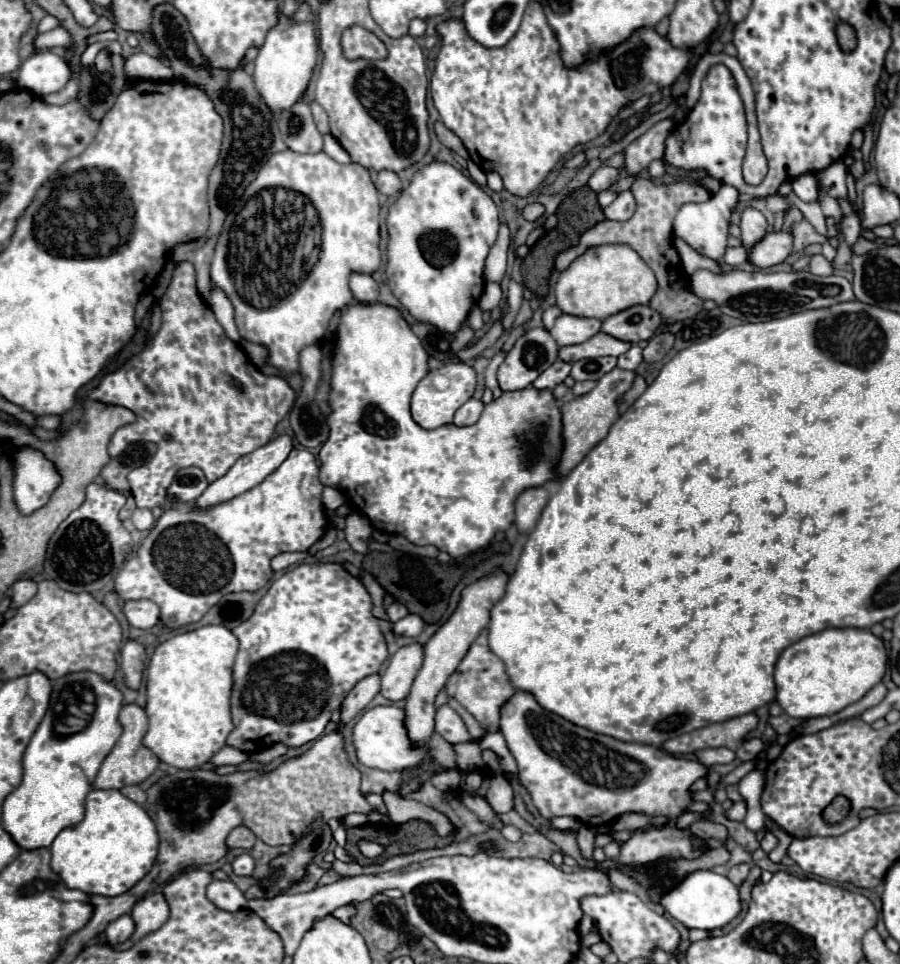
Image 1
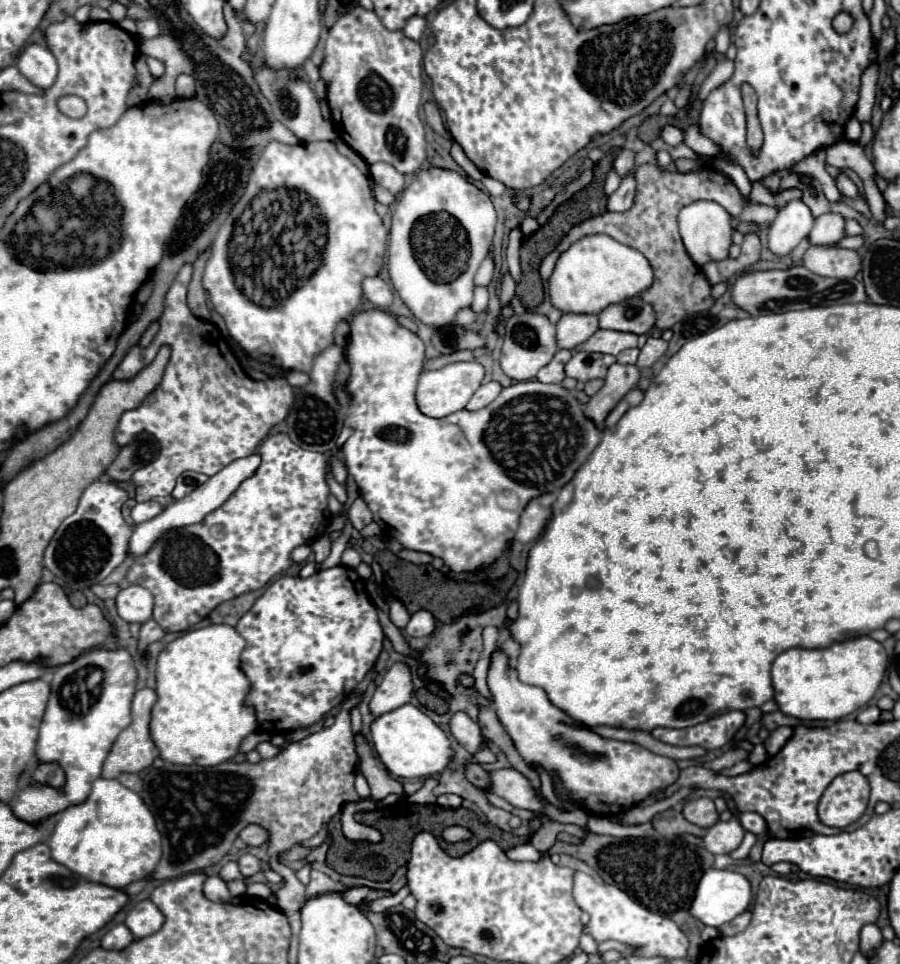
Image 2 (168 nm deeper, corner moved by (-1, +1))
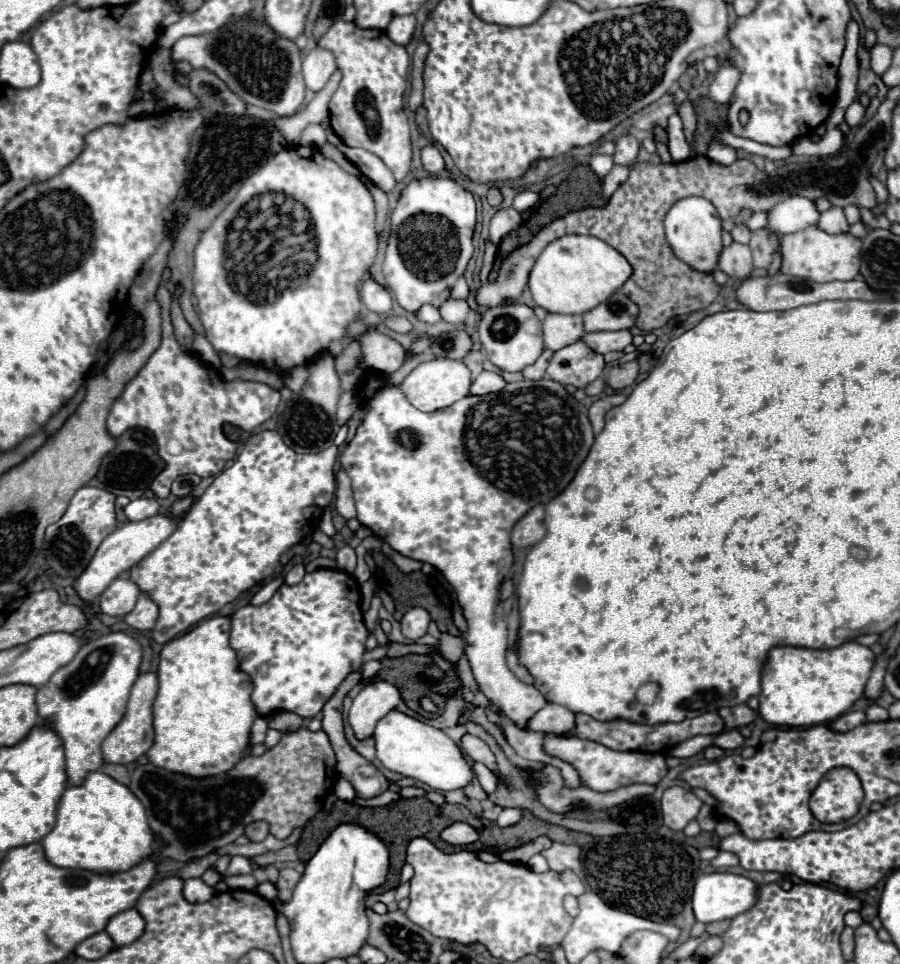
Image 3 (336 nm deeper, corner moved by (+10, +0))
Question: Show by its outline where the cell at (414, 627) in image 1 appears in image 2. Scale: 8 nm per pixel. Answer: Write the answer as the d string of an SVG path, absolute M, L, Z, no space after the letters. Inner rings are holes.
M417 611L403 629L407 637L429 637L435 631L435 619L429 611Z

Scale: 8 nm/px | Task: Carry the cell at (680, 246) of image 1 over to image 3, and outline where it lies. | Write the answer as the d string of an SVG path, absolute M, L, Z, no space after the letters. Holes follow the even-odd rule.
M732 242L730 246L726 246L720 254L720 262L718 268L722 272L726 272L732 278L748 278L752 272L752 252L746 244L738 244Z

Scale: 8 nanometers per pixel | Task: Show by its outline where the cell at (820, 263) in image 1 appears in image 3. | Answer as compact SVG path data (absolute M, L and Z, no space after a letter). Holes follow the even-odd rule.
M816 224L802 232L778 236L778 252L782 254L782 274L808 278L814 282L834 282L834 280L854 280L860 274L860 248L862 240L852 234L828 234Z

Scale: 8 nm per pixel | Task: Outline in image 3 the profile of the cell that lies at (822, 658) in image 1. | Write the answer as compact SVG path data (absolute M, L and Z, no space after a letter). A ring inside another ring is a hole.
M846 642L832 650L812 650L812 648L798 648L798 646L776 646L770 652L770 658L762 672L762 690L758 694L760 716L772 726L818 726L826 724L848 712L852 704L862 698L864 684L868 682L870 670L874 666L874 652L858 642Z

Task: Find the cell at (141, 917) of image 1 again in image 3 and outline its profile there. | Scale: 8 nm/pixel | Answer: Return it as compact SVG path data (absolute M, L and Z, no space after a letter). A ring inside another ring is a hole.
M130 908L130 910L124 910L124 912L116 914L114 918L110 918L106 932L116 946L128 946L140 938L140 934L144 932L144 926L146 926L146 922L138 914L138 910Z

